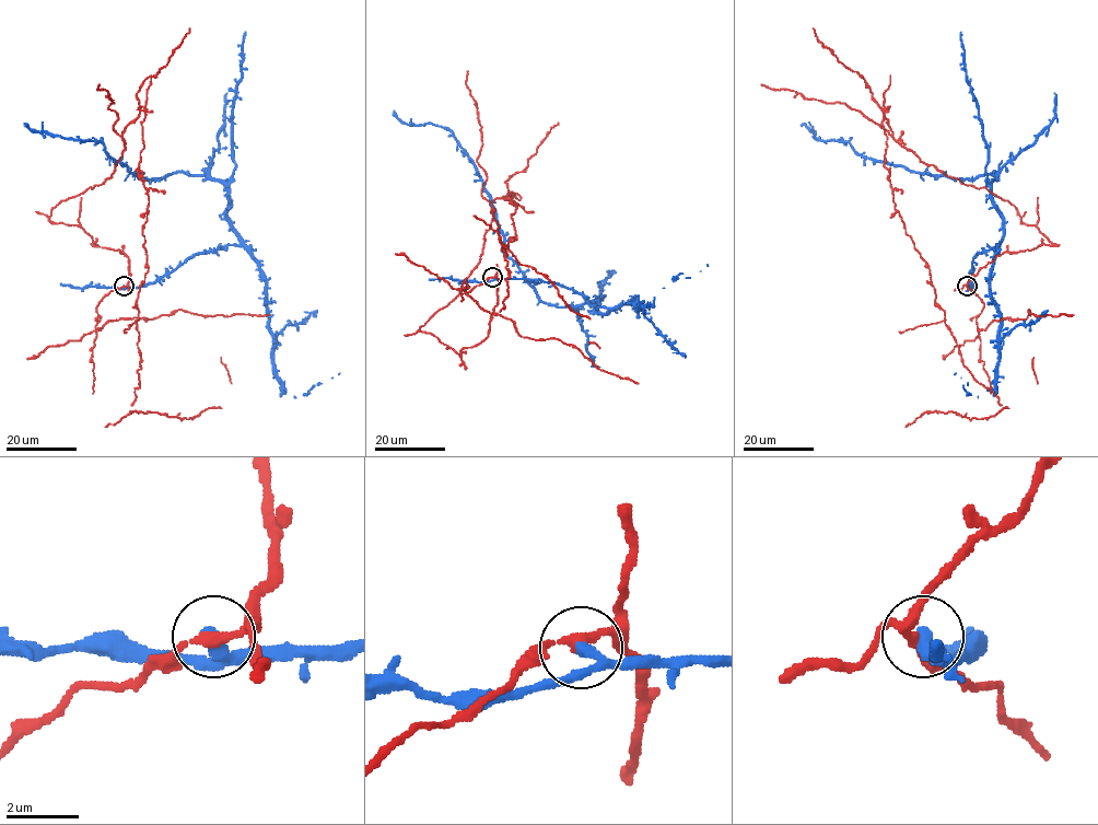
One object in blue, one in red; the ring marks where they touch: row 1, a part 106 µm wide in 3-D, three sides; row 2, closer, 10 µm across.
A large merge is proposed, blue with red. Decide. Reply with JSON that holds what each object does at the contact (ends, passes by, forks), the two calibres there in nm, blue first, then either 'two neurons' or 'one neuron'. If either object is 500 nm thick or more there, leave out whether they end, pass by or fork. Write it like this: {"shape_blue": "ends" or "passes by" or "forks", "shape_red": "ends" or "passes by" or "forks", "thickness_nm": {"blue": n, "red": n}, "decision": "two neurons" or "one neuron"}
{"shape_blue": "passes by", "shape_red": "passes by", "thickness_nm": {"blue": 280, "red": 240}, "decision": "two neurons"}

